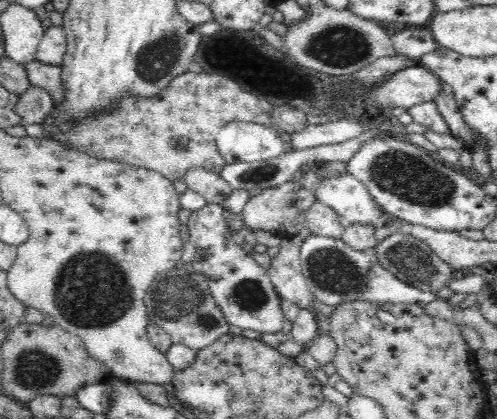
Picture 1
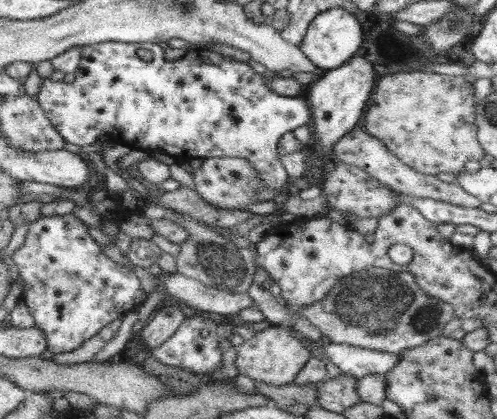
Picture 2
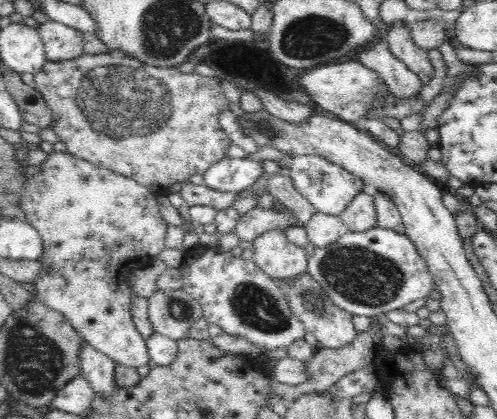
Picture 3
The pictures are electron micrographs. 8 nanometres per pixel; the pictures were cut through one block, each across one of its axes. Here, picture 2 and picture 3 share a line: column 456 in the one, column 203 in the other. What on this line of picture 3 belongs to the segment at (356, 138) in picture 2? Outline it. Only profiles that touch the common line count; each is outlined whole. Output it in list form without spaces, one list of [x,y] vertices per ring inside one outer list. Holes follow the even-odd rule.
[[[184,184],[180,186],[180,194],[188,206],[202,204],[202,206],[212,206],[218,212],[224,208],[230,208],[238,198],[236,192],[220,192],[220,190],[208,188],[206,184]]]

